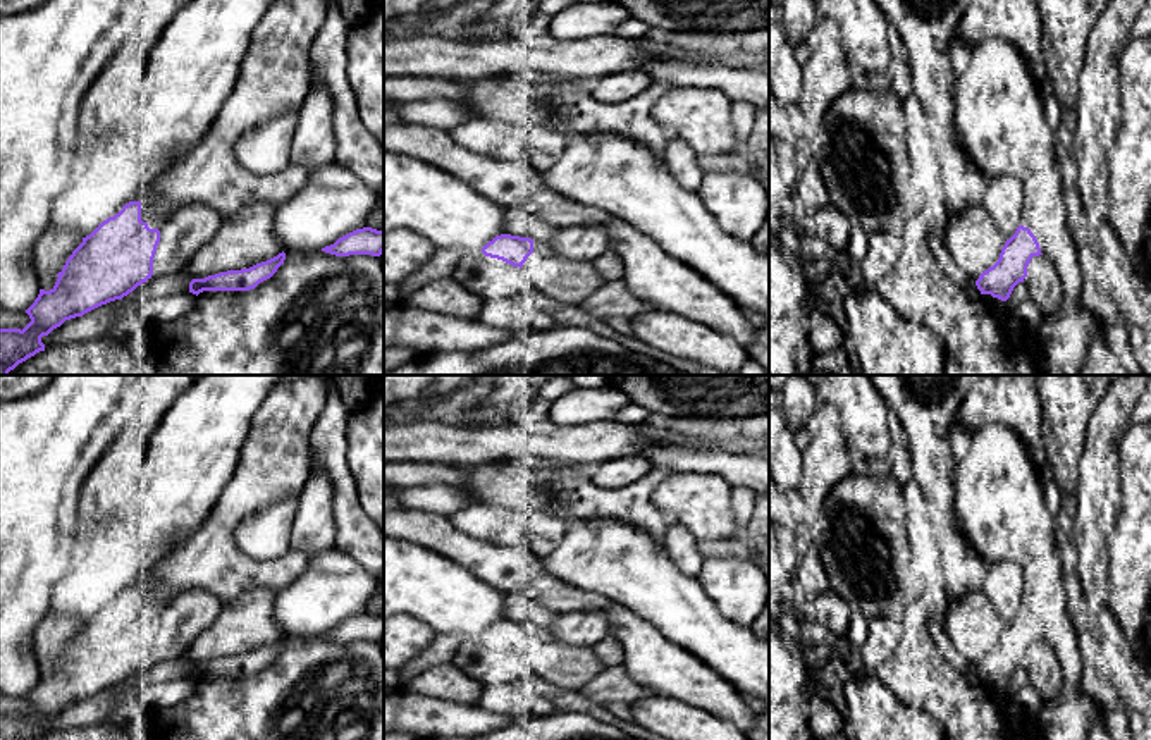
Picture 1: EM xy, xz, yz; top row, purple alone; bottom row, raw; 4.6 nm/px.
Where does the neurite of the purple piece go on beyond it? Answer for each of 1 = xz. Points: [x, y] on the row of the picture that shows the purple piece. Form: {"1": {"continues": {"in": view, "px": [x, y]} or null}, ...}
{"1": {"continues": {"in": "xz", "px": [570, 283]}}}

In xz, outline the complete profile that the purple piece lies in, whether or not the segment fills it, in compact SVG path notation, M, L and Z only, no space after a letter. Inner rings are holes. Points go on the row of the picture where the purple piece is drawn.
M501 234L485 244L482 253L520 267L530 289L563 305L582 305L604 284L594 262L563 260L547 241Z

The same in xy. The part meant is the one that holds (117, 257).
M182 150L162 155L151 165L146 201L129 201L103 220L67 258L50 291L40 289L26 310L31 322L21 329L0 329L0 375L45 351L41 342L65 320L122 299L151 279L160 229L175 212L162 207L155 182L182 158Z

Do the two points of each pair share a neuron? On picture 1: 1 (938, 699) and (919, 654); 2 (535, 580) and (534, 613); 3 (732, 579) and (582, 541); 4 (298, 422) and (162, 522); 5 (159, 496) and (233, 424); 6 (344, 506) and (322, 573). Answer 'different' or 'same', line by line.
1: same
2: different
3: different
4: different
5: same
6: different

